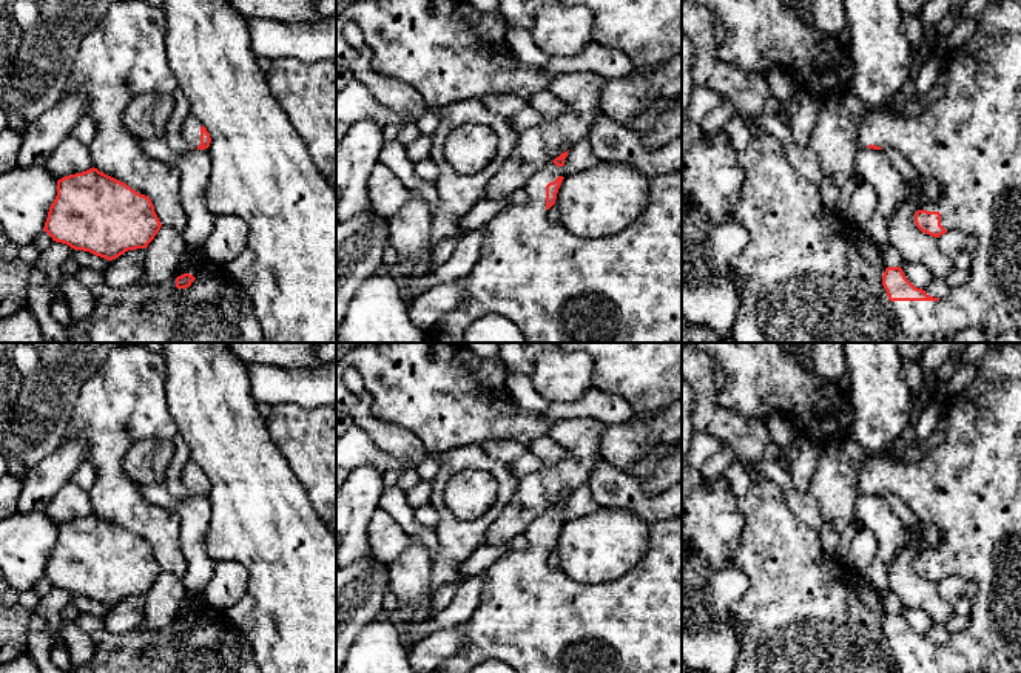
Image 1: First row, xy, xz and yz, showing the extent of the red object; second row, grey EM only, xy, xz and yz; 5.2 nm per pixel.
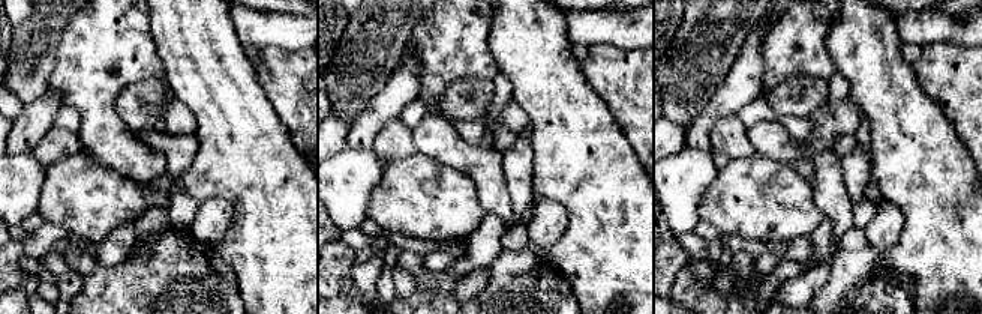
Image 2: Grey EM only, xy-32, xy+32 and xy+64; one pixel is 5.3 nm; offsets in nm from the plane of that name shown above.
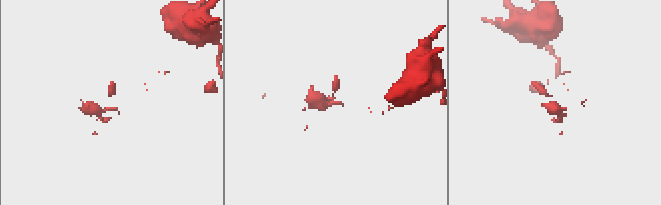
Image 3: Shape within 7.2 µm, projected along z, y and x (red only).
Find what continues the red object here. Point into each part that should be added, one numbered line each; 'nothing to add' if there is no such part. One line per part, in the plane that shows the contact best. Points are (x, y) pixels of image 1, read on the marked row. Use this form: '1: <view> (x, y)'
1: yz (969, 141)

